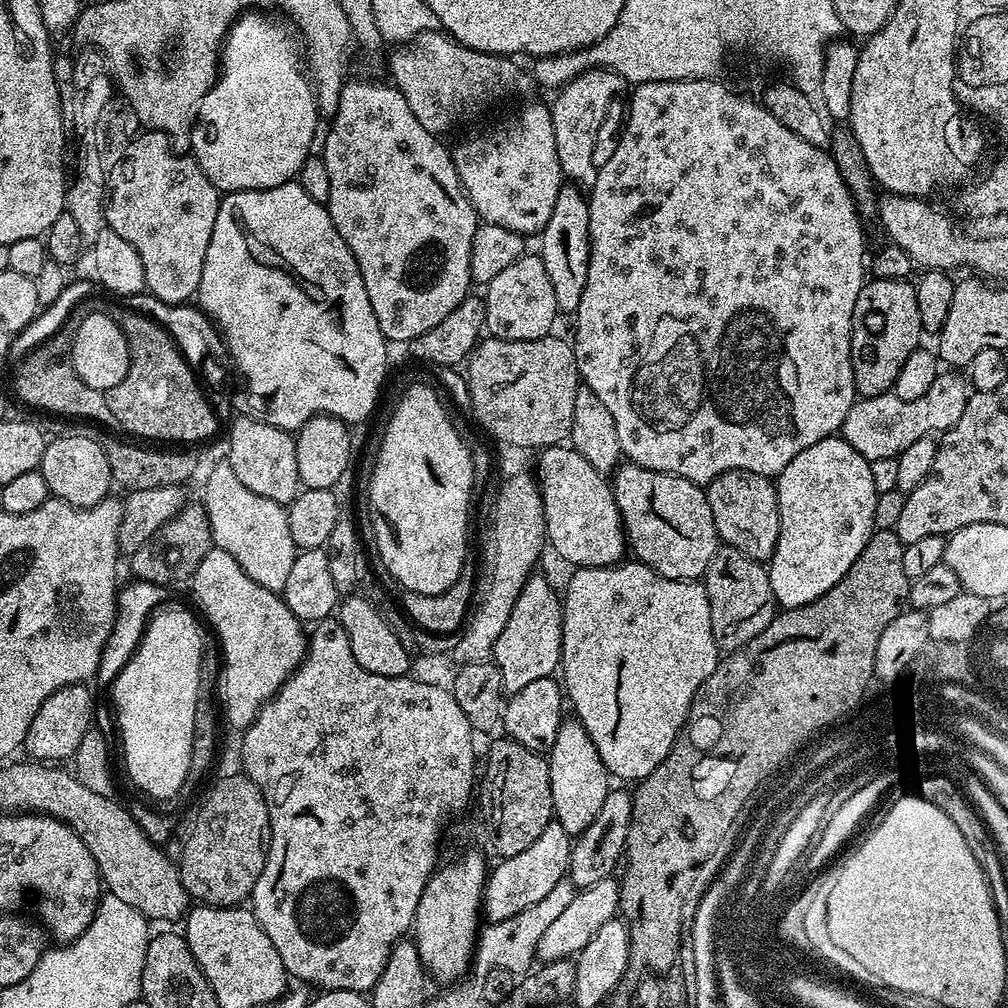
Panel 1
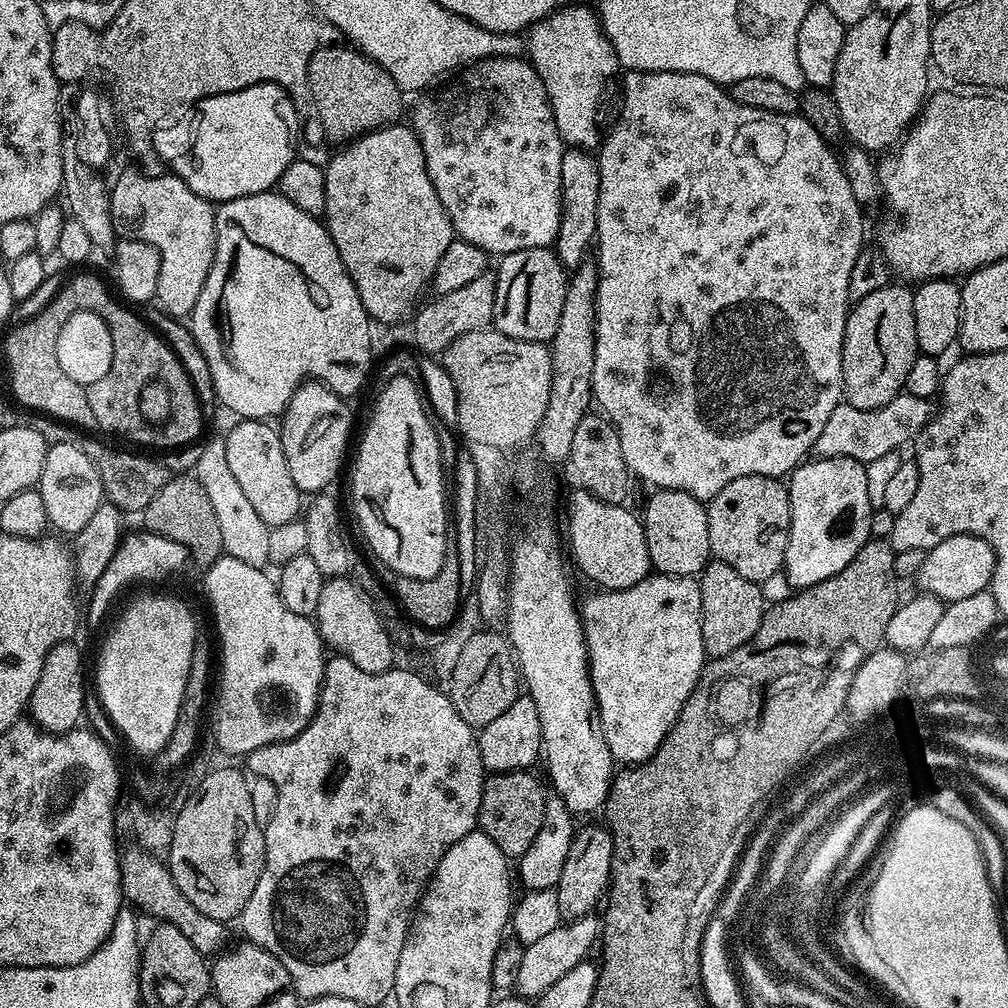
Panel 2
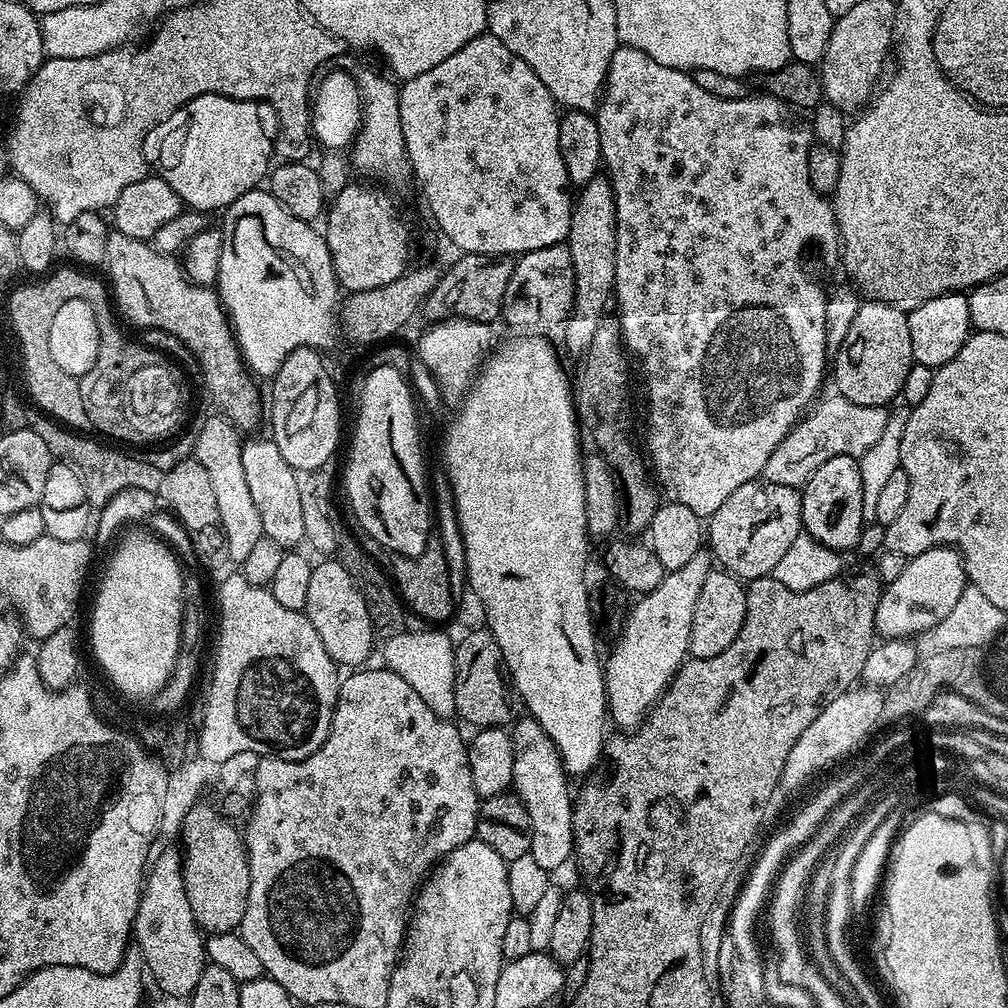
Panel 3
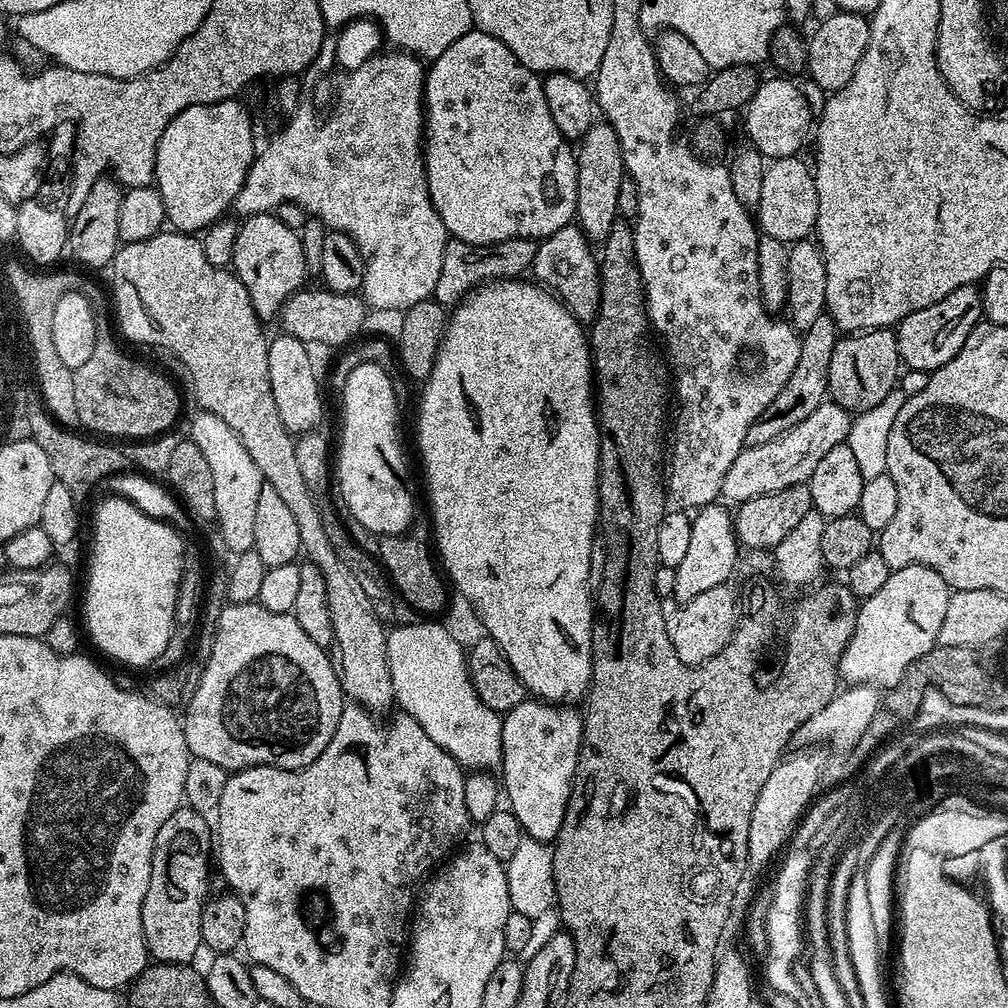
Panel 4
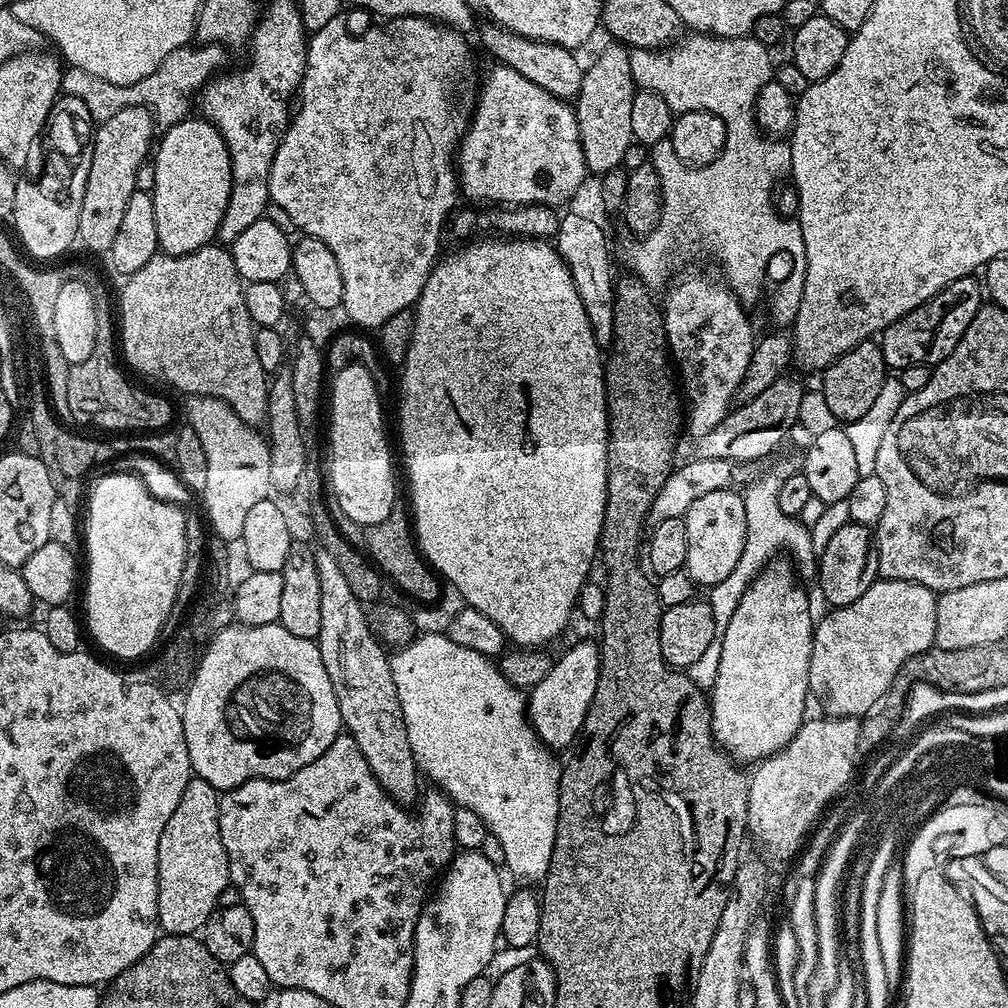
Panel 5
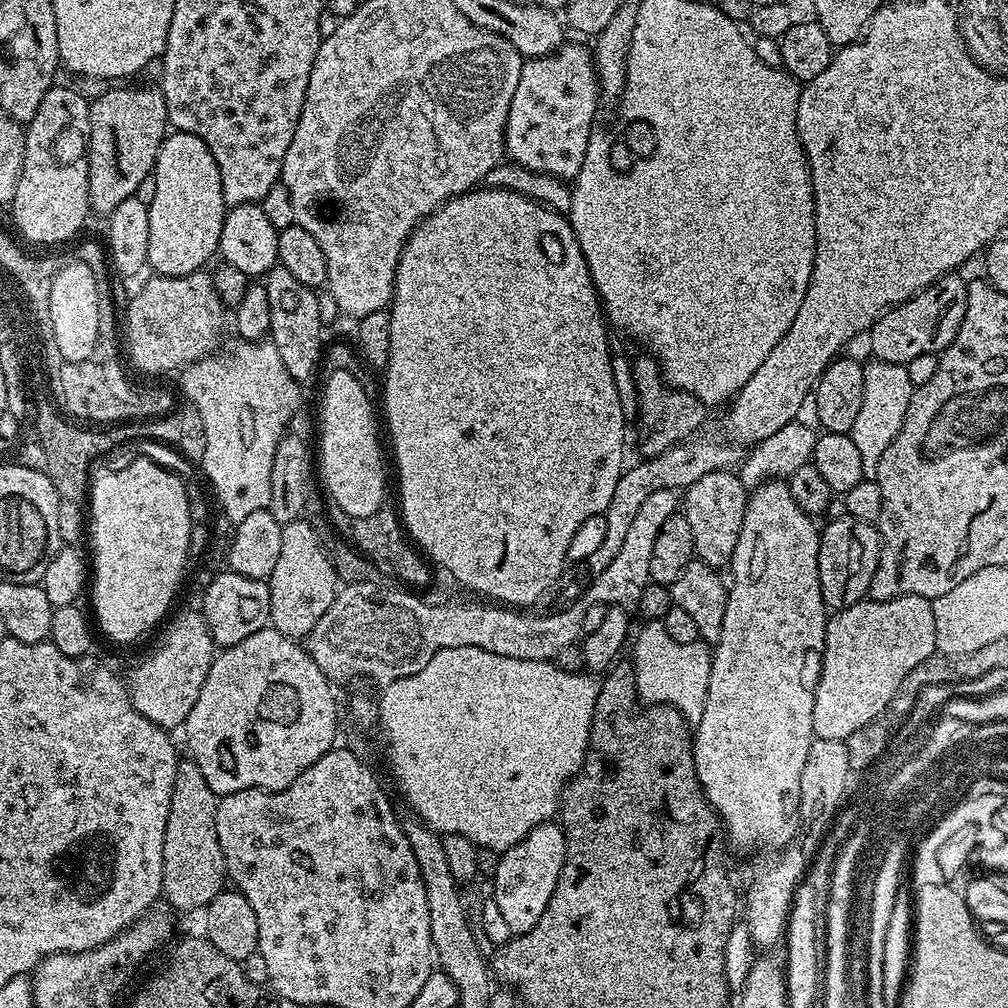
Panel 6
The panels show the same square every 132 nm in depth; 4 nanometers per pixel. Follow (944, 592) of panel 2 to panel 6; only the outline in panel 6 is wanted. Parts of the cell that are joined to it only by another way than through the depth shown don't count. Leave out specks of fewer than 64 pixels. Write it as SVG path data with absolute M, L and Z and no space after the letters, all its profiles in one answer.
M899 596L893 600L865 598L854 606L839 609L828 622L820 678L814 689L816 701L812 730L815 739L847 741L854 730L862 730L862 726L884 713L898 686L902 686L902 678L906 678L906 674L910 674L910 670L914 670L918 662L926 662L926 658L930 658L935 652L936 635L931 600L921 596Z

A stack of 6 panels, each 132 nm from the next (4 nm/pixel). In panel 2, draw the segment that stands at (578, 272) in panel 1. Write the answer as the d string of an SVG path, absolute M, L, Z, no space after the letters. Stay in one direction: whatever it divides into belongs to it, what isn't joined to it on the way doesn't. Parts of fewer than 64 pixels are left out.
M565 147L562 154L560 179L560 221L554 251L565 269L574 270L585 263L596 238L598 218L598 190L600 189L600 161L591 151Z

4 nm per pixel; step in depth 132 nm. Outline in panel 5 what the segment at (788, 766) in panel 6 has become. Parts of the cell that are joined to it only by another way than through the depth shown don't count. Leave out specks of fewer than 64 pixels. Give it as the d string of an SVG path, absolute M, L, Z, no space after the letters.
M780 559L769 561L742 594L726 630L722 662L718 662L718 678L710 690L712 732L716 735L716 743L736 762L759 762L775 754L779 748L785 748L804 723L804 707L810 701L808 679L814 627L812 604L804 593L805 585L798 579L793 561Z

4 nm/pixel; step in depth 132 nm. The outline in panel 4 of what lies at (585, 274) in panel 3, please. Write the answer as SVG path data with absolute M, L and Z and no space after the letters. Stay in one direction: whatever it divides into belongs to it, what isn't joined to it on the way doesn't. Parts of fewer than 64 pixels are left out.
M607 121L594 122L576 146L576 169L578 170L578 198L576 199L576 222L585 237L592 242L602 242L617 219L620 188L626 173L621 156L621 143Z

